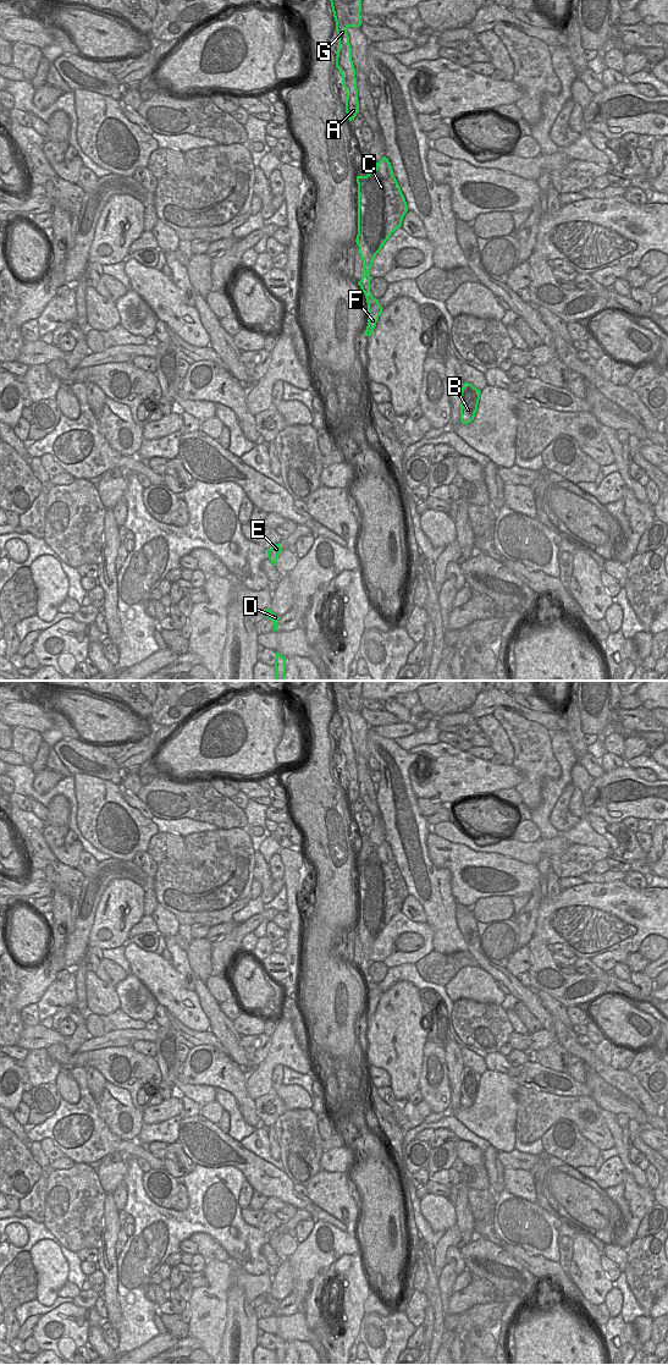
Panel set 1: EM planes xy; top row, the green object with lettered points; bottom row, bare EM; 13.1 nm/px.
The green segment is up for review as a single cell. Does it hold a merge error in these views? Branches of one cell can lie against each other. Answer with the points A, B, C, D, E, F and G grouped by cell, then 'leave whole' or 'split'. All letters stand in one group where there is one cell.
groups A C D E F G / B; split

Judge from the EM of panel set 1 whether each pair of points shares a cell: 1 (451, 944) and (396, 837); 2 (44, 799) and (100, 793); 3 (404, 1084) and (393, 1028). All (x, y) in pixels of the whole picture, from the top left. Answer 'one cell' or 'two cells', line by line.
1: one cell
2: two cells
3: one cell

